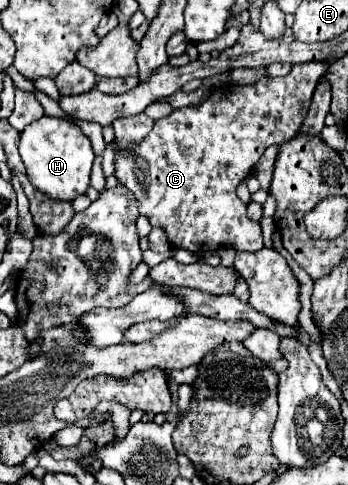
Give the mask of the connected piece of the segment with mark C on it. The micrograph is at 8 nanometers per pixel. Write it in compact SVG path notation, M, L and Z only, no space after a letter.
M300 63L292 67L290 75L264 77L254 85L224 85L214 89L202 103L174 109L170 117L154 123L148 137L138 143L130 155L116 155L116 179L138 199L140 215L148 217L152 227L162 227L174 247L188 249L196 255L216 251L230 245L236 251L262 249L260 223L248 219L246 205L238 199L238 183L252 171L262 153L276 143L288 141L296 135L306 119L312 93L330 63Z

